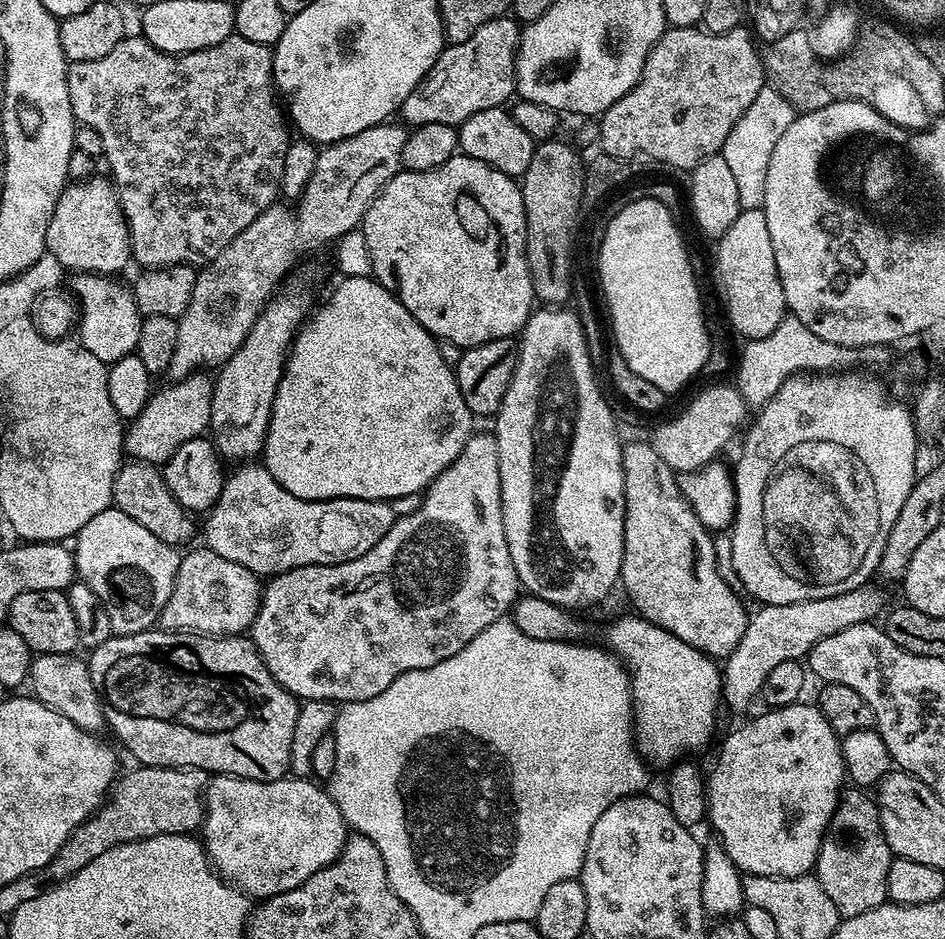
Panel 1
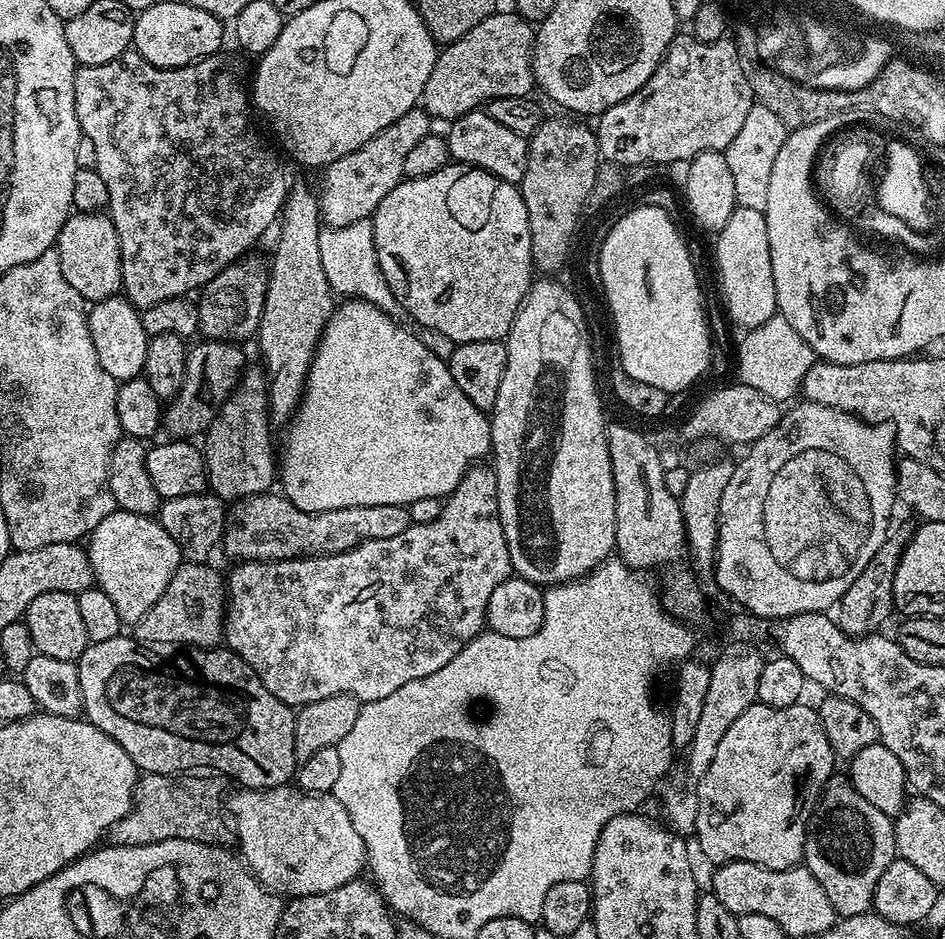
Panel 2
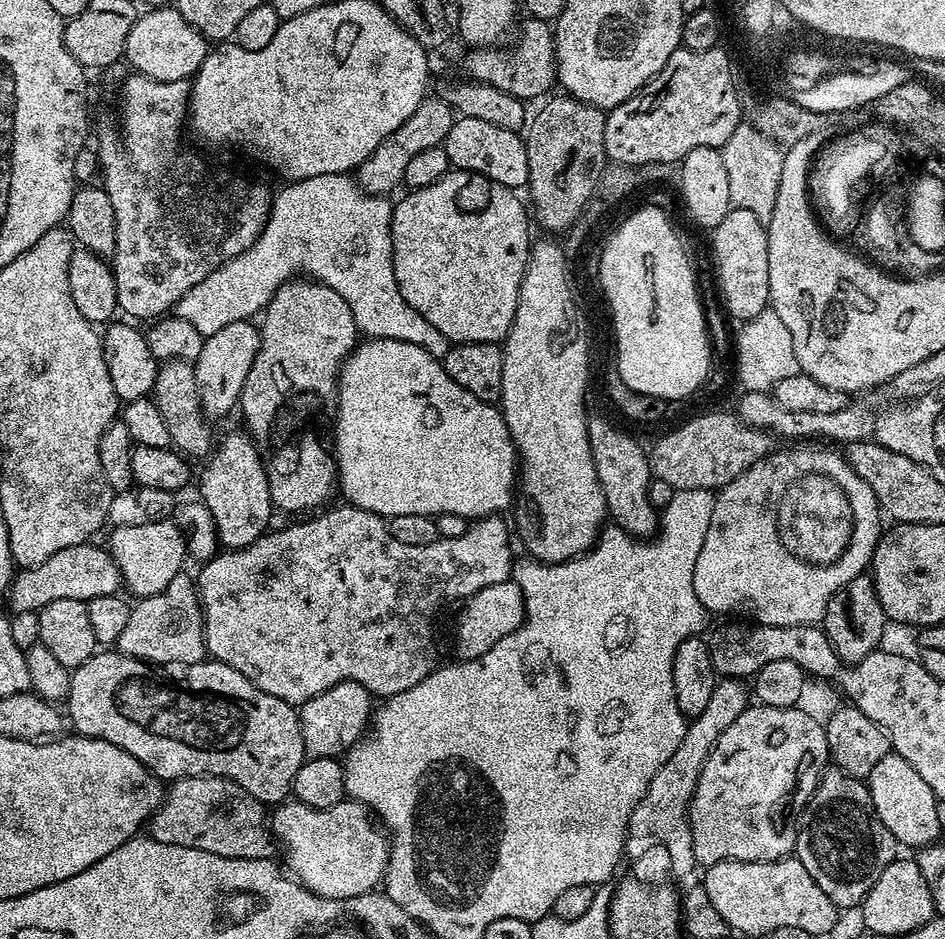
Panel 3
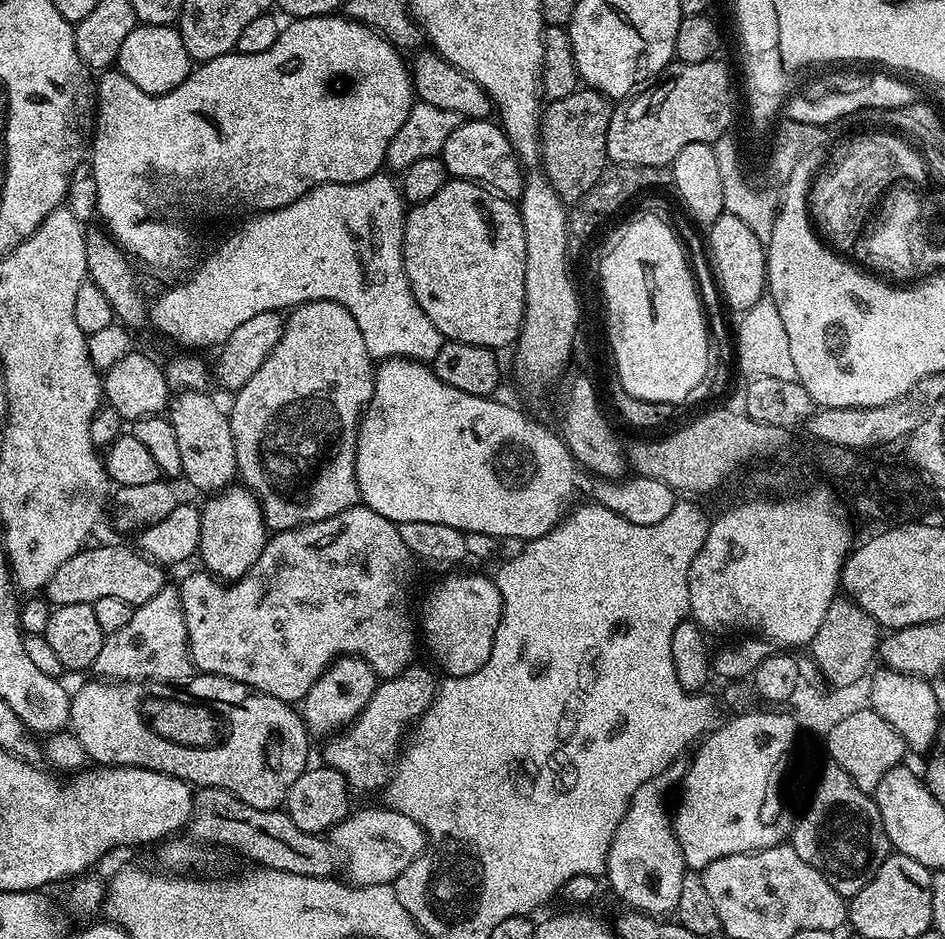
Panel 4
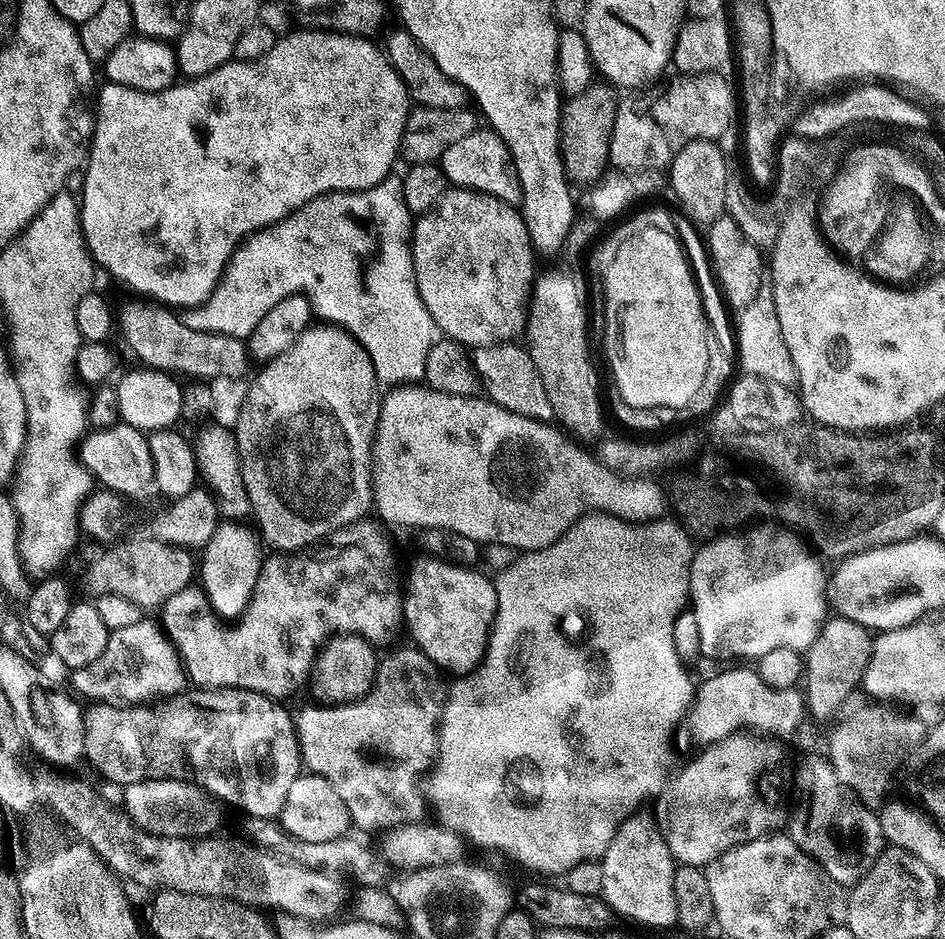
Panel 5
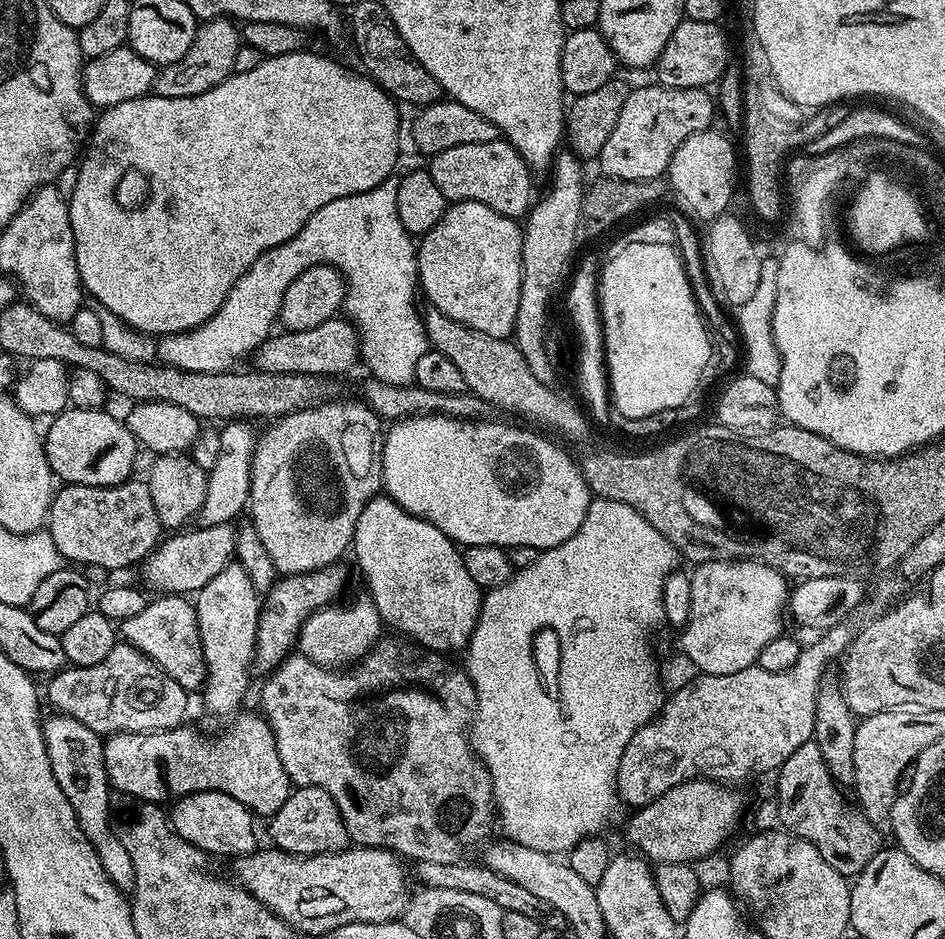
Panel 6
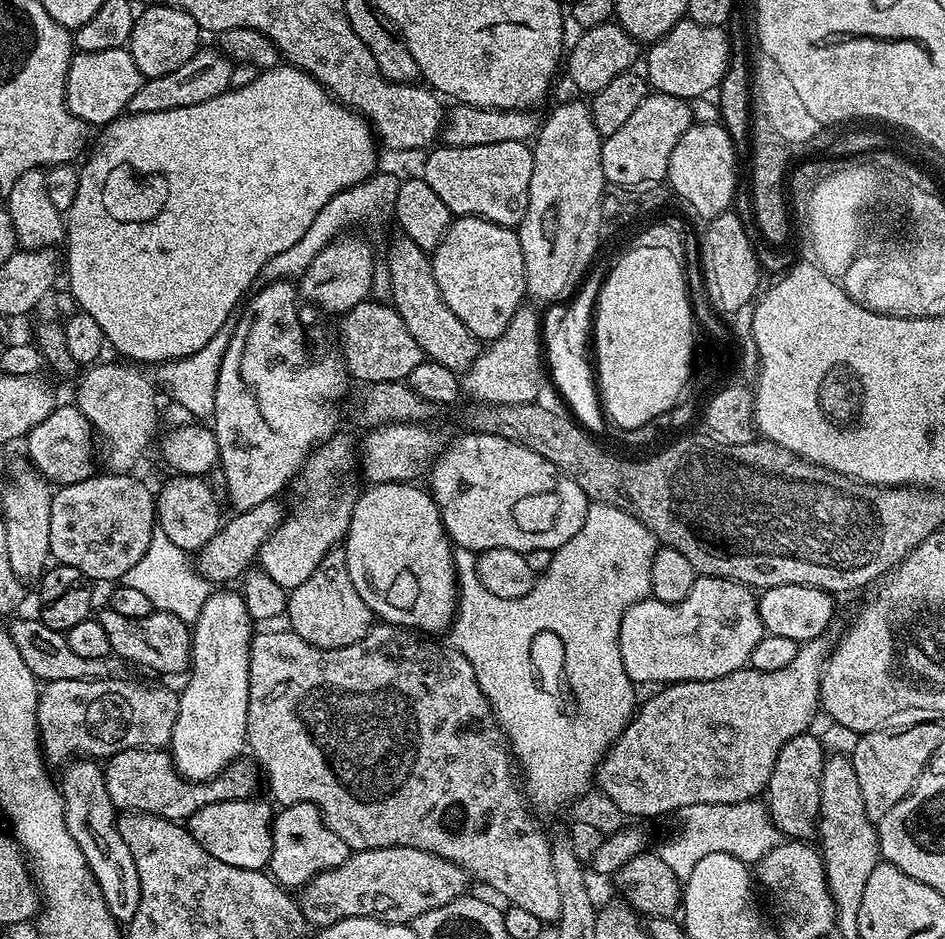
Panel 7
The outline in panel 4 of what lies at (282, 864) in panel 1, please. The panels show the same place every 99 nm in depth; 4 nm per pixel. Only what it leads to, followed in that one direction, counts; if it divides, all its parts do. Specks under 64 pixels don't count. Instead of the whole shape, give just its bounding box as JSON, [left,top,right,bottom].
[330,808,426,885]

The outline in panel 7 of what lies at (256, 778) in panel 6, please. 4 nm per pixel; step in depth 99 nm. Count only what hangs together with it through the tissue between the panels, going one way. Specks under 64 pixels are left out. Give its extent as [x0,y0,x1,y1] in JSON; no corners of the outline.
[103,748,258,822]

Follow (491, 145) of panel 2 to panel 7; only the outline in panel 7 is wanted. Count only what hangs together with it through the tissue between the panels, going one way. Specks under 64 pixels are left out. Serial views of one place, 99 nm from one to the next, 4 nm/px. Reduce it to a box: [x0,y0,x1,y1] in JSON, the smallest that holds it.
[422,142,534,229]

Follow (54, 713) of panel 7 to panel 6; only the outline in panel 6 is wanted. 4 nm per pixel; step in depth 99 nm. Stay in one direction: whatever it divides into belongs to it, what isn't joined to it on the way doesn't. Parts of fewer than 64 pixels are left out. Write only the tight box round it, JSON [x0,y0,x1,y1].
[48,642,190,738]

